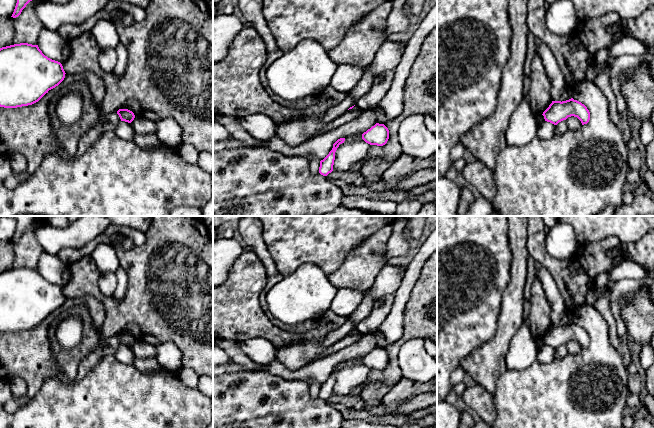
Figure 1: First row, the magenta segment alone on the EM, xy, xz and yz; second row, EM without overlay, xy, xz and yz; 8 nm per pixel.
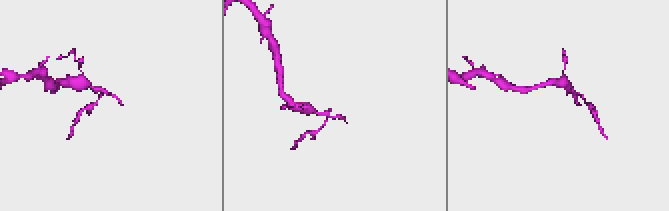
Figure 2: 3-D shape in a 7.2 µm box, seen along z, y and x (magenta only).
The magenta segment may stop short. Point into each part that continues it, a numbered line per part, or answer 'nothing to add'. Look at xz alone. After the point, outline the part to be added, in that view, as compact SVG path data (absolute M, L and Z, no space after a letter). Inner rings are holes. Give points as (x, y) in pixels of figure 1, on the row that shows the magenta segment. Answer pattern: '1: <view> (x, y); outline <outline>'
nothing to add

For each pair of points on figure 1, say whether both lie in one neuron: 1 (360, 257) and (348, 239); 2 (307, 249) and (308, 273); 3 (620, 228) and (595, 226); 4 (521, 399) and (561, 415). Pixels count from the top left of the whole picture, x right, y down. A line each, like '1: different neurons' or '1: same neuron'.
1: different neurons
2: different neurons
3: same neuron
4: same neuron

